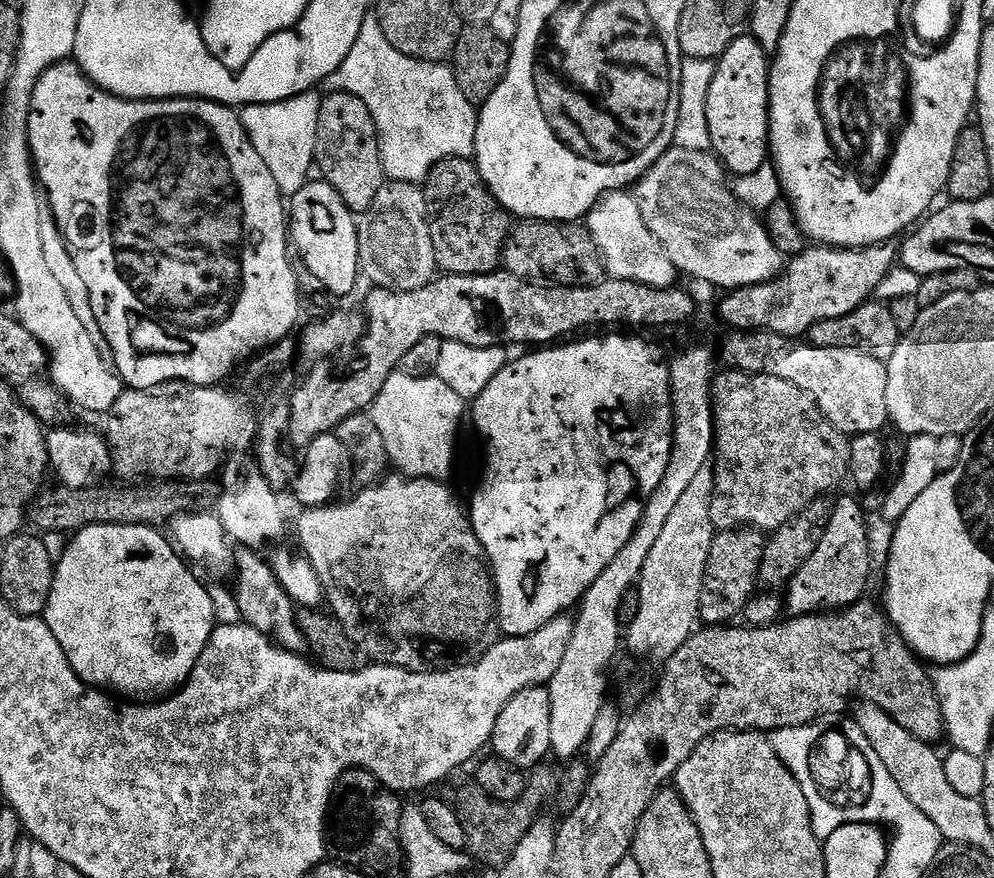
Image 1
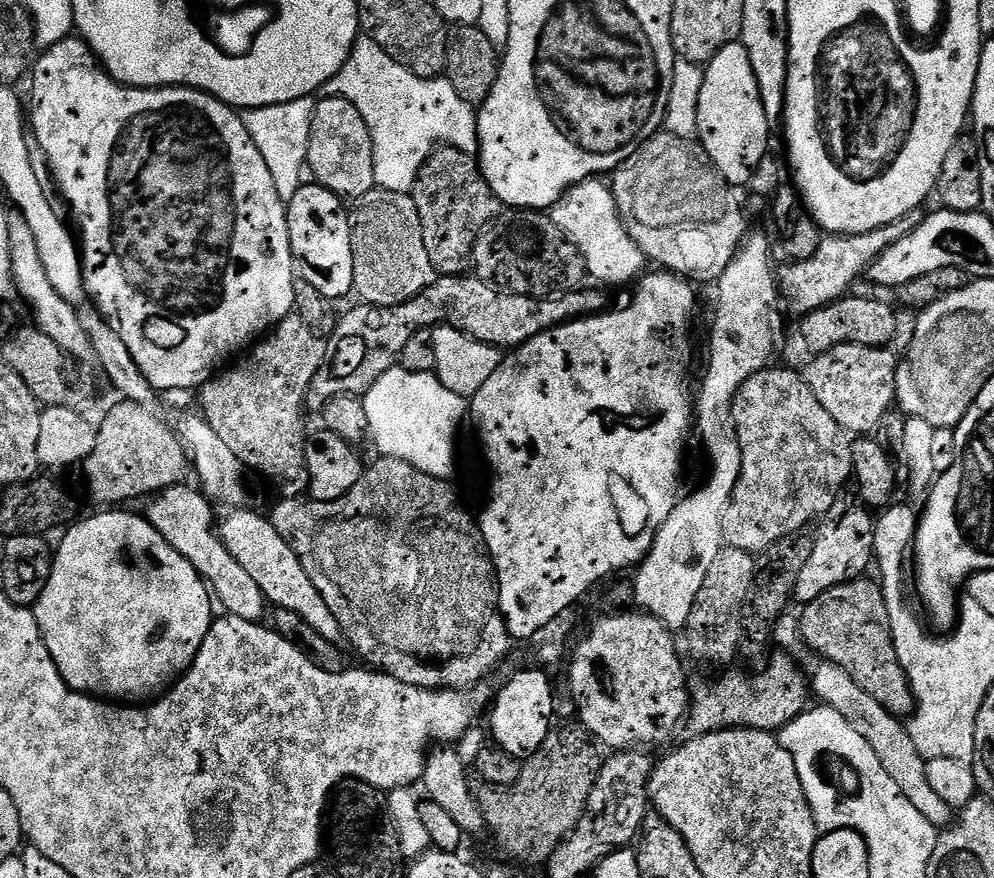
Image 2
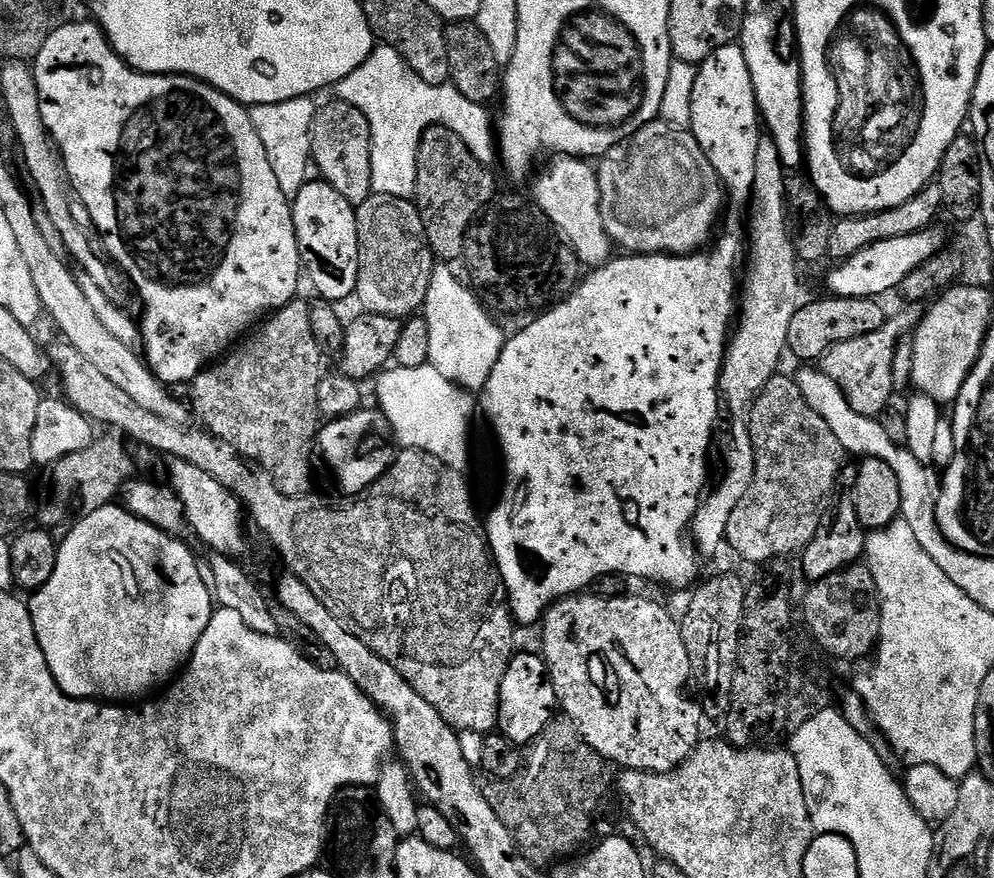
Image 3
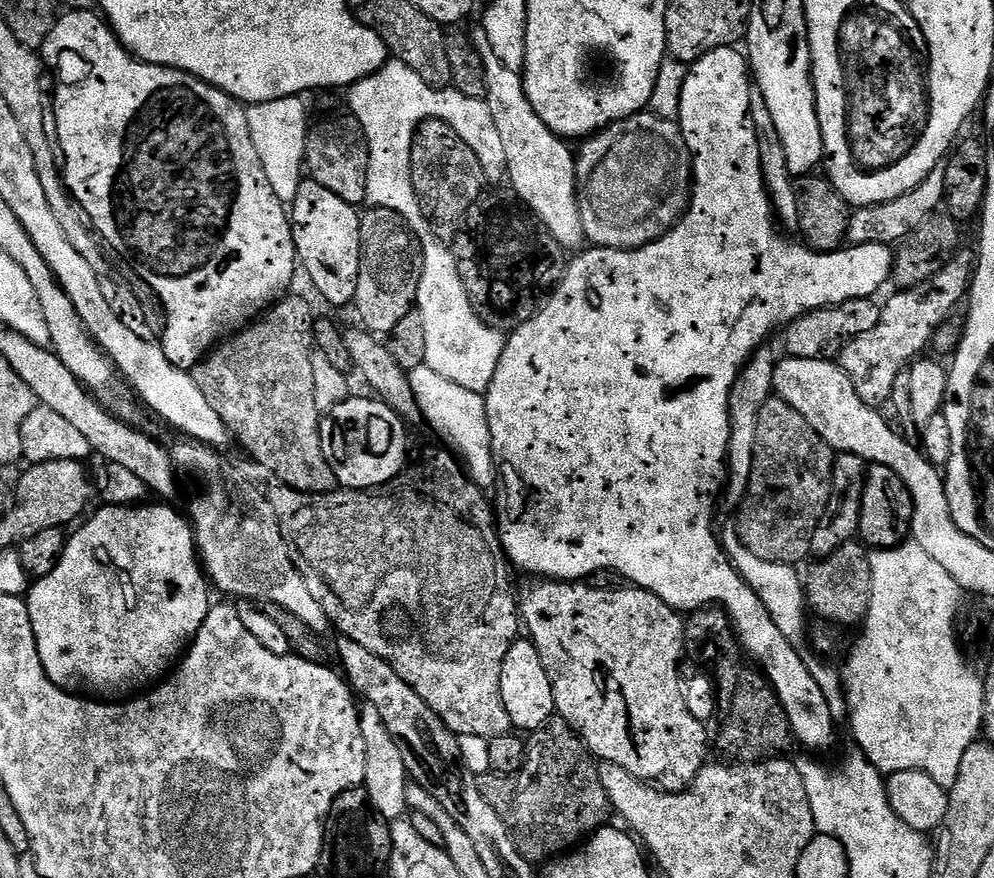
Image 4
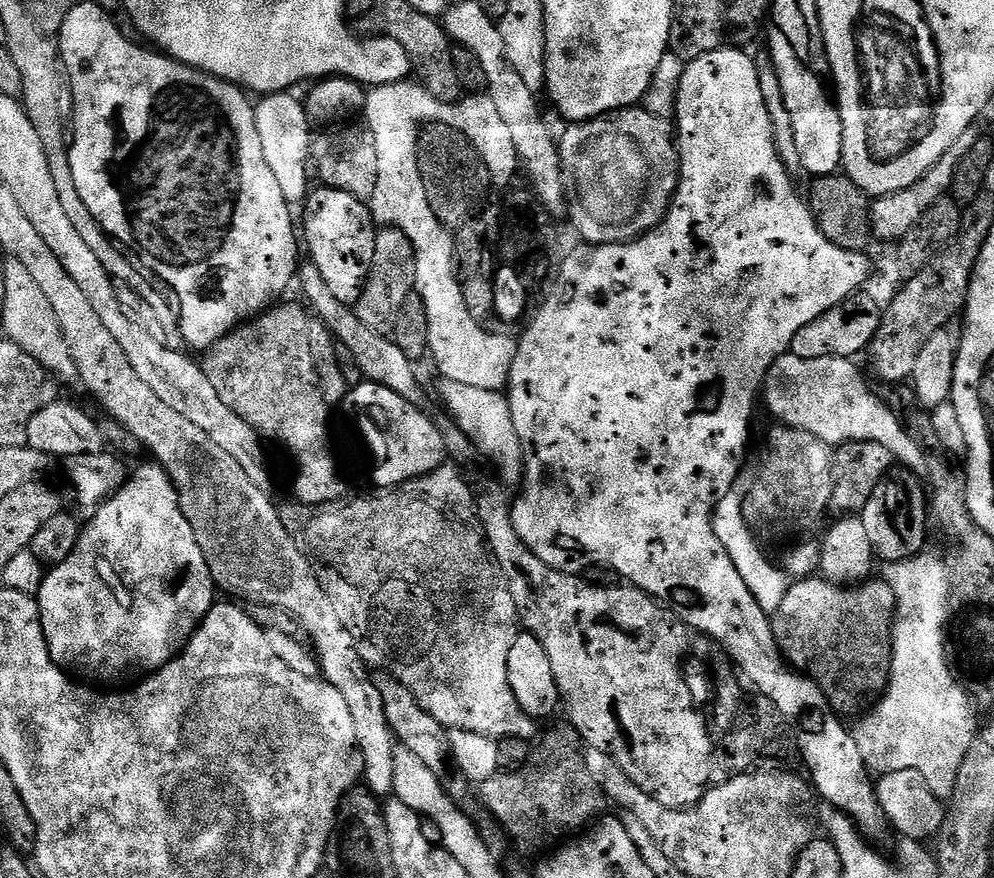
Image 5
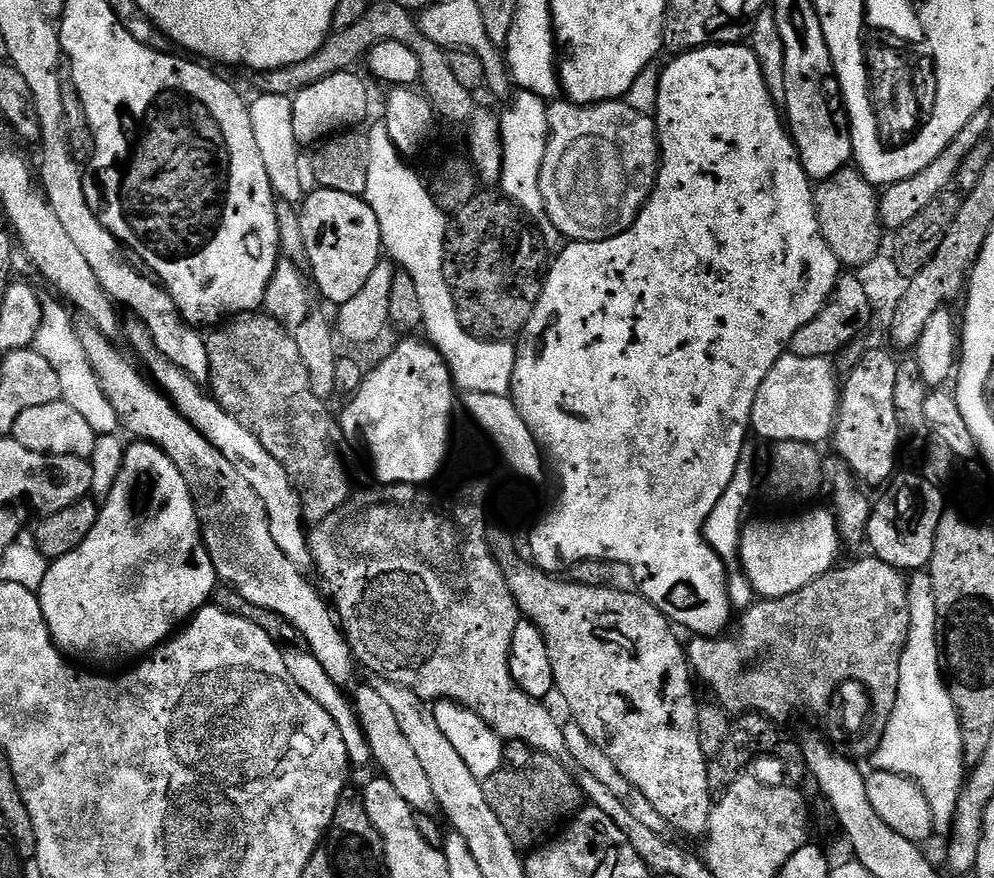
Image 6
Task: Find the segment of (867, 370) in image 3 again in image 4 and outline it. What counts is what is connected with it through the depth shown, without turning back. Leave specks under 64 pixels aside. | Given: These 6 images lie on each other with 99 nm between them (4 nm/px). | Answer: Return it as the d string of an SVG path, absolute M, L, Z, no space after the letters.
M961 250L956 253L955 256L952 257L952 260L949 262L948 265L946 265L942 271L940 271L938 274L934 274L934 278L932 280L927 280L926 282L922 282L922 286L914 286L913 288L905 288L903 290L897 291L895 294L897 296L892 296L888 300L888 305L885 303L883 307L880 309L880 321L878 322L878 326L874 326L874 330L870 330L866 334L862 334L858 338L854 338L849 342L847 346L844 347L840 351L839 357L838 357L838 363L841 368L844 369L844 373L846 373L847 376L851 378L851 380L854 382L854 386L856 387L856 393L858 394L858 398L862 398L862 402L866 402L869 404L870 407L880 410L883 409L883 404L887 402L888 399L892 396L892 391L896 388L896 379L901 376L902 373L921 355L920 352L923 350L924 347L931 345L933 343L934 337L937 332L940 331L941 328L945 327L946 321L944 320L947 318L948 315L951 314L952 311L955 310L956 307L961 307L962 301L967 297L969 291L970 291L970 285L972 283L972 277L974 275L974 256L972 253L972 256L970 253L967 252L967 250Z

